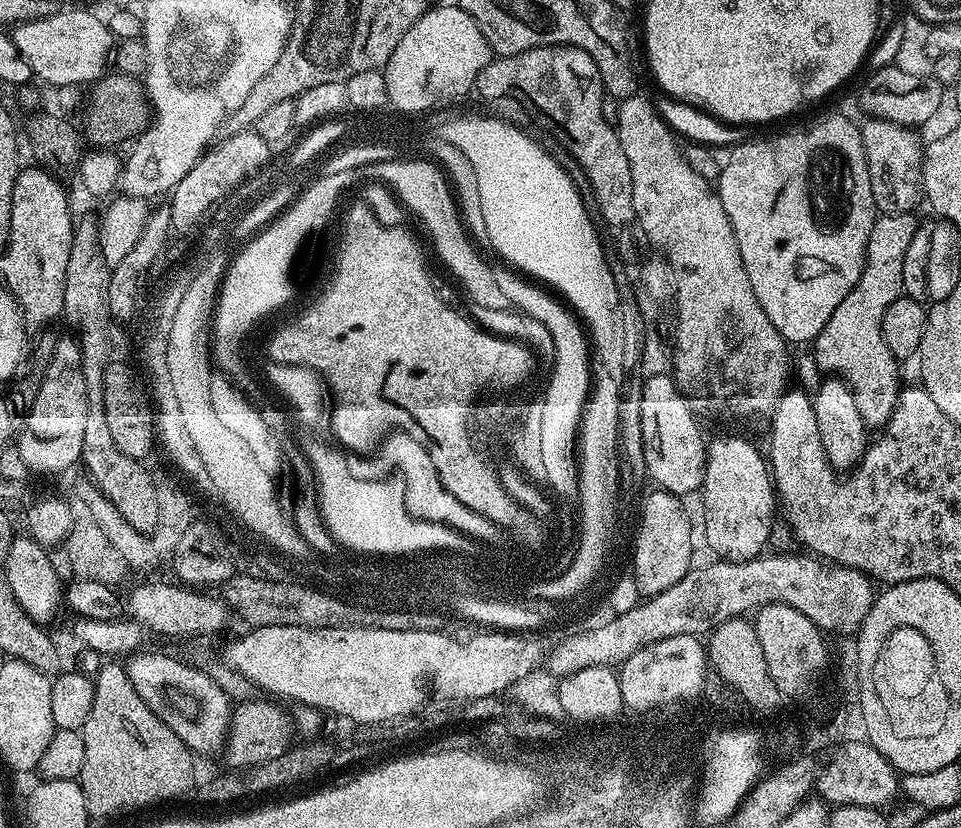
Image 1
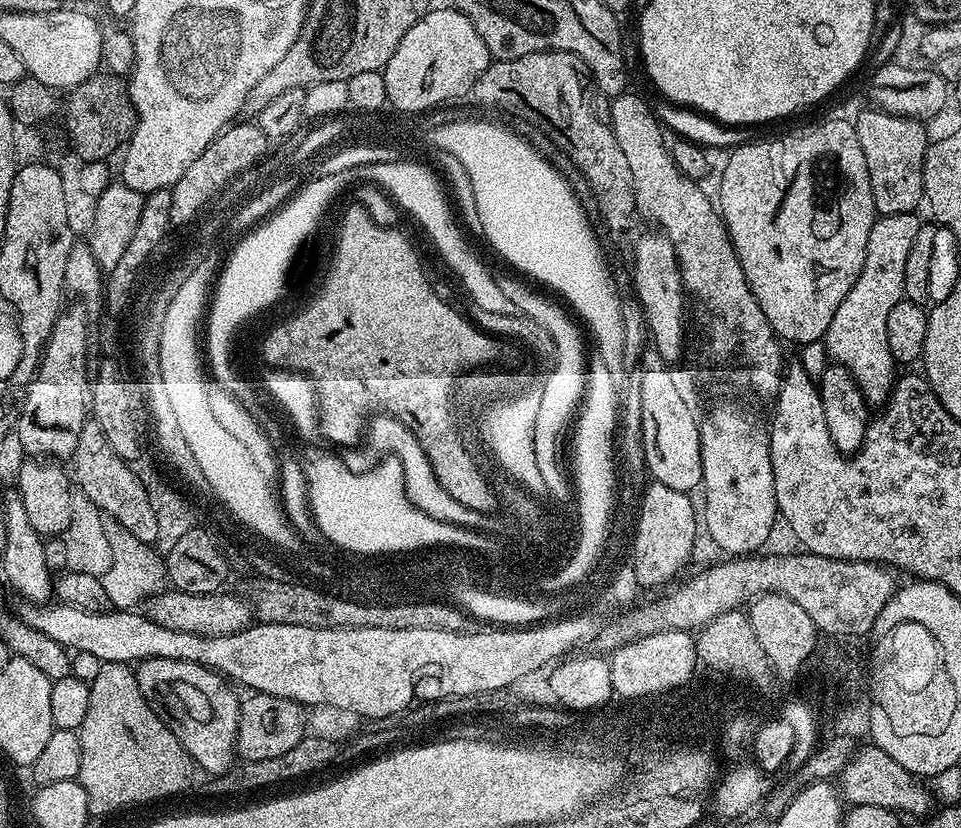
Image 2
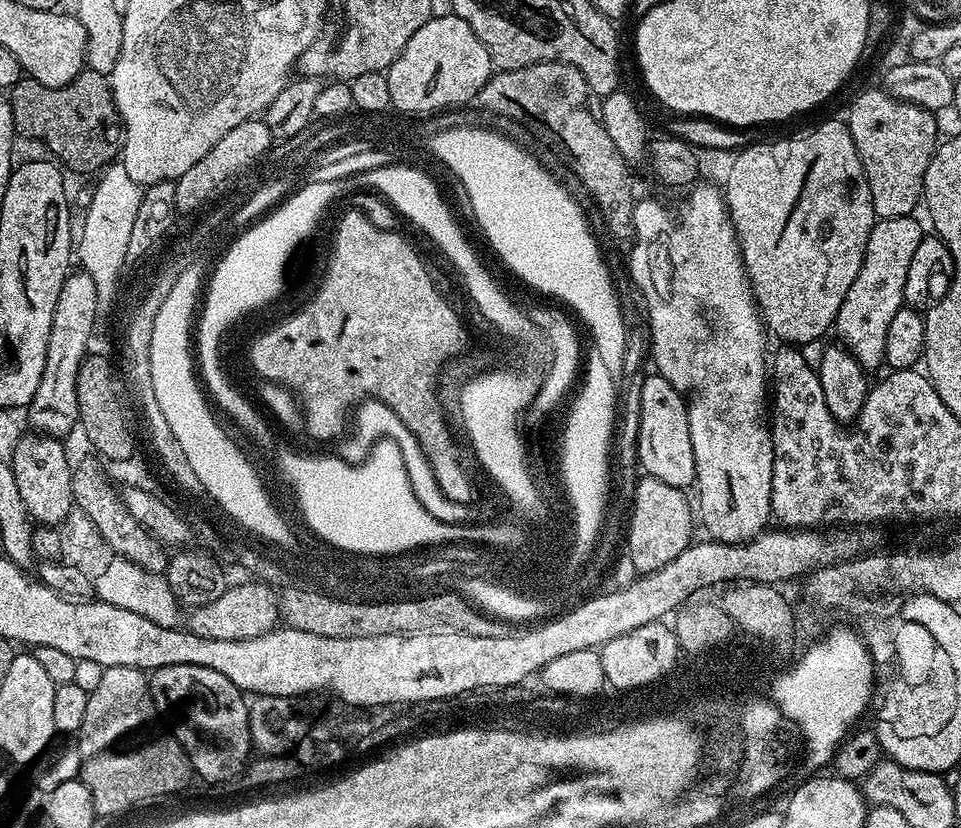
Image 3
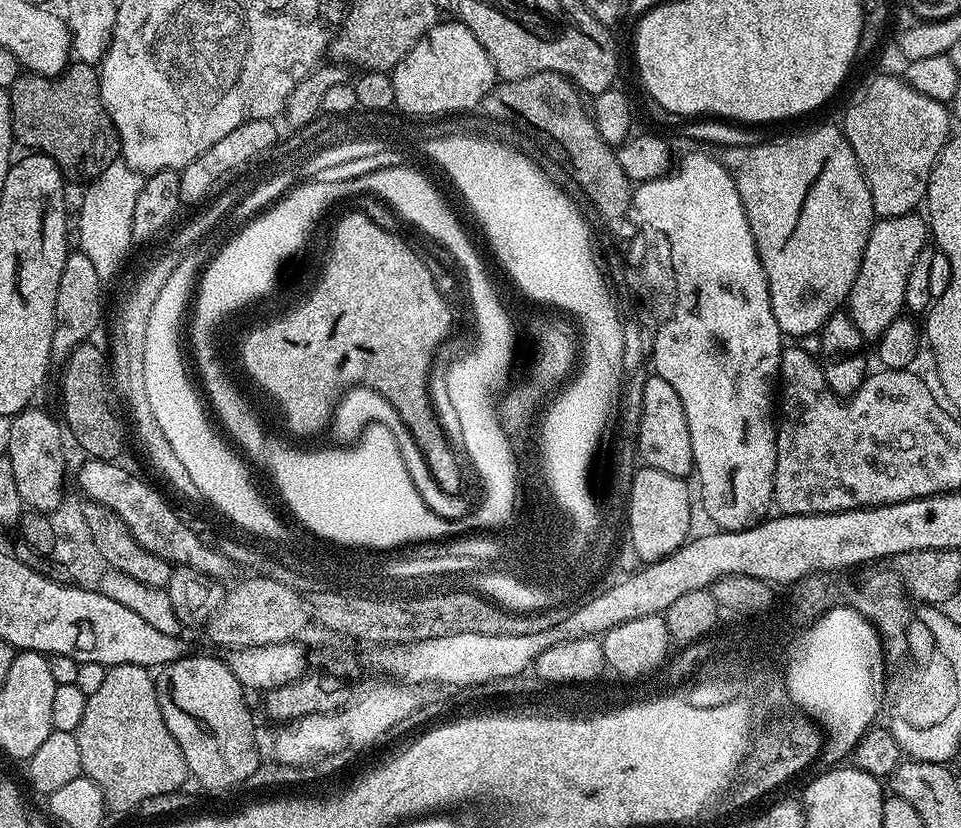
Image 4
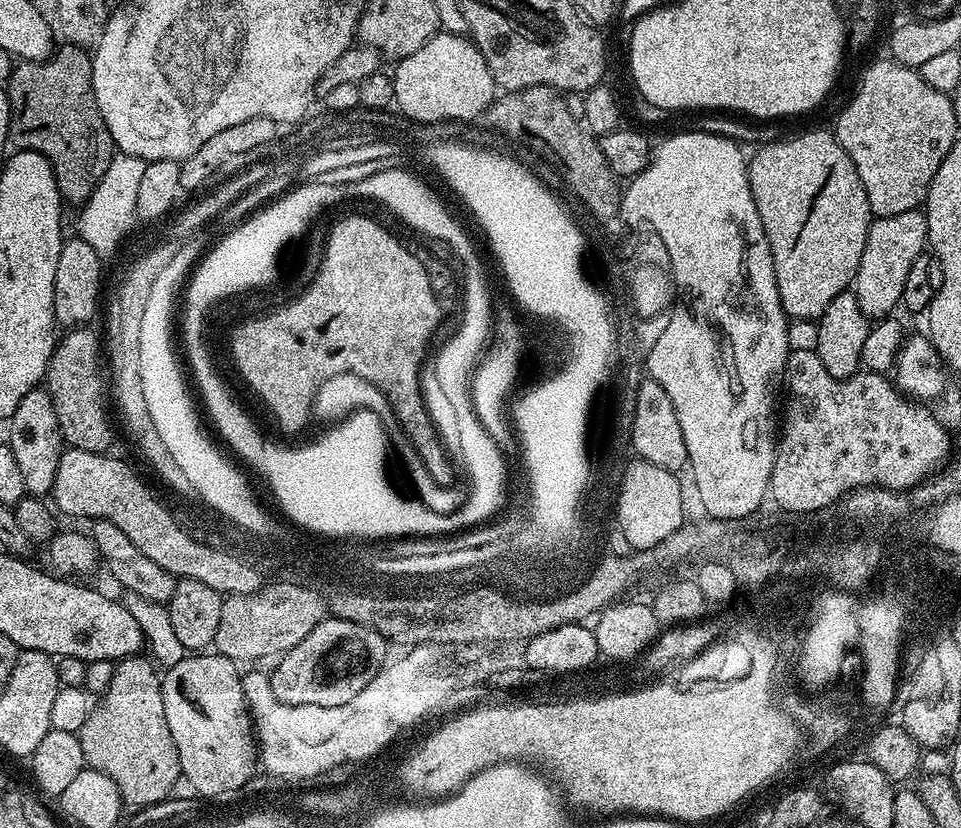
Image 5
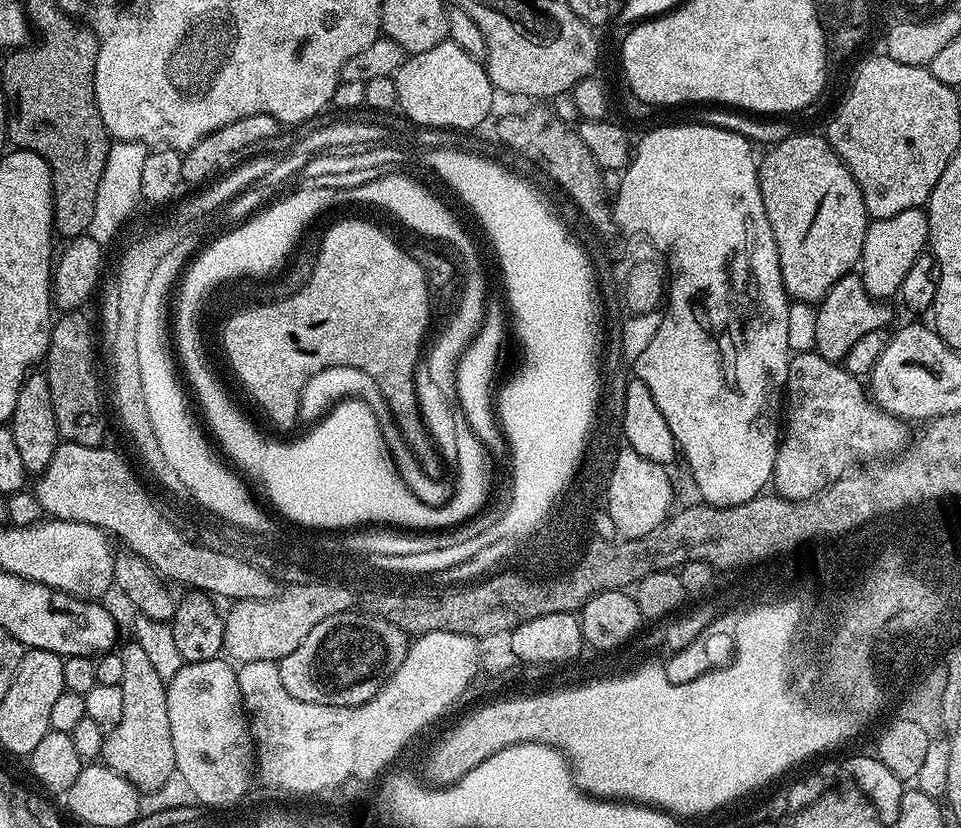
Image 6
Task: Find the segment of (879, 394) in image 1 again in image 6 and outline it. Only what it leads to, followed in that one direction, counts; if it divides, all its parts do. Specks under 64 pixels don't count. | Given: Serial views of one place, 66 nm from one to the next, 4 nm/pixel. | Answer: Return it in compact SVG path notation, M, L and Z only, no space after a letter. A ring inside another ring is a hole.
M924 208L902 210L902 214L894 214L894 218L872 220L866 230L866 238L862 242L862 254L858 265L858 275L866 290L876 300L891 301L899 293L910 266L925 255L928 248L929 219Z

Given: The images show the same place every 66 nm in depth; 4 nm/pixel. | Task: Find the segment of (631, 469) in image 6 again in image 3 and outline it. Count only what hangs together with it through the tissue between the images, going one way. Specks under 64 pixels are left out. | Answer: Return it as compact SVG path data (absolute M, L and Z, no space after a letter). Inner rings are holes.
M645 475L634 489L636 497L630 501L631 509L636 512L636 520L628 524L628 556L637 569L637 573L653 572L666 562L674 562L682 550L693 543L692 520L694 524L694 508L688 505L683 491L674 486L666 486L658 478Z

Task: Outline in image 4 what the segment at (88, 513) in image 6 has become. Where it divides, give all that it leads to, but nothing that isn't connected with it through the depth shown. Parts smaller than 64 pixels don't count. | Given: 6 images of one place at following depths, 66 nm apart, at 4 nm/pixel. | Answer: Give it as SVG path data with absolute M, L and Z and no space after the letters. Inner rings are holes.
M95 458L85 461L76 476L77 486L88 495L89 501L114 510L114 514L118 514L118 518L126 522L130 534L134 534L134 538L138 538L138 542L146 546L150 554L167 560L173 566L187 566L219 581L223 581L224 576L233 574L232 564L225 564L224 559L215 557L215 553L209 552L208 546L201 547L197 543L196 534L188 531L188 528L181 526L175 519L172 520L172 512L160 505L159 500L148 491L148 488L132 481L131 476L126 476L118 466L109 467L106 461Z

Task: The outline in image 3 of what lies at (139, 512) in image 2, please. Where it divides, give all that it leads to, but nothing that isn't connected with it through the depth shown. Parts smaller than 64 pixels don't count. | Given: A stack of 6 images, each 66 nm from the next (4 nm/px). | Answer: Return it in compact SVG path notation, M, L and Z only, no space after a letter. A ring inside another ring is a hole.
M84 460L72 469L72 498L75 507L83 511L90 522L94 522L102 538L119 559L132 560L151 572L167 573L169 553L165 546L143 528L139 518L128 509L125 499L102 467L101 461L96 460Z

